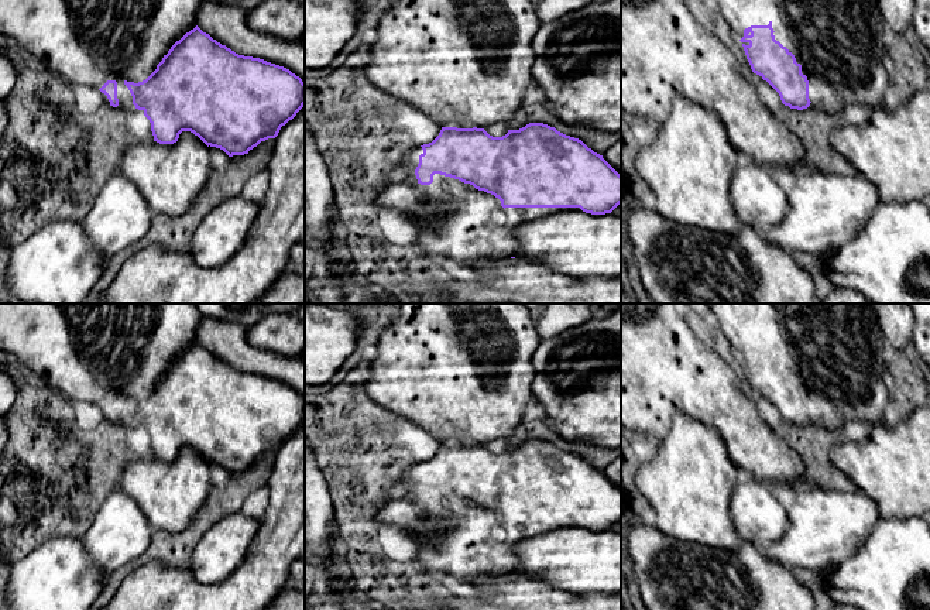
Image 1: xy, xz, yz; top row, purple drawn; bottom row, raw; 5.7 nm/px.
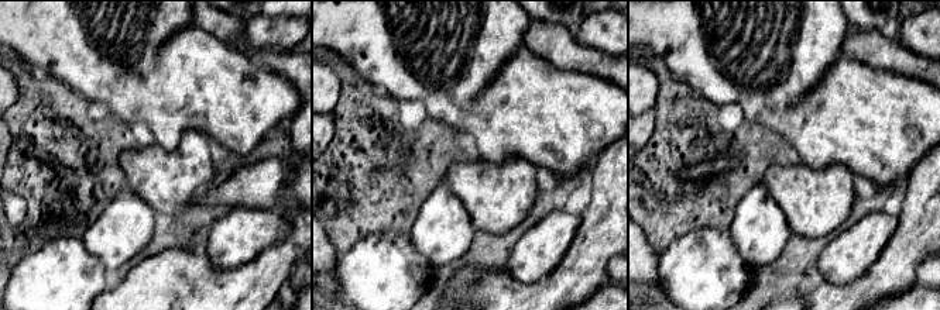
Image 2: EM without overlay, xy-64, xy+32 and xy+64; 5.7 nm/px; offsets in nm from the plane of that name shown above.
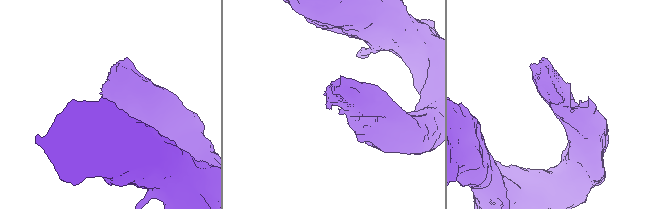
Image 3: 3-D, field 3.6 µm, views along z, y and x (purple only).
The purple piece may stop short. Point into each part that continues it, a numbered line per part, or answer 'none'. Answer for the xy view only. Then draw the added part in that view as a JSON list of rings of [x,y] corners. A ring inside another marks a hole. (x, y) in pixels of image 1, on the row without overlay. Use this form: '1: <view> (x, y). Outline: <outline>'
1: xy (83, 352). Outline: [[[0,304],[0,350],[7,353],[14,363],[40,376],[45,387],[66,401],[100,405],[107,397],[116,397],[117,425],[144,431],[144,426],[138,426],[133,421],[133,412],[124,398],[143,398],[157,385],[171,363],[196,343],[196,332],[200,328],[202,318],[203,315],[198,311],[196,304]]]

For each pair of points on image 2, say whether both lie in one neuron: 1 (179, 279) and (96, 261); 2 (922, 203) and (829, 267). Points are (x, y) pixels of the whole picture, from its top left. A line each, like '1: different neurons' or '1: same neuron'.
1: different neurons
2: different neurons

